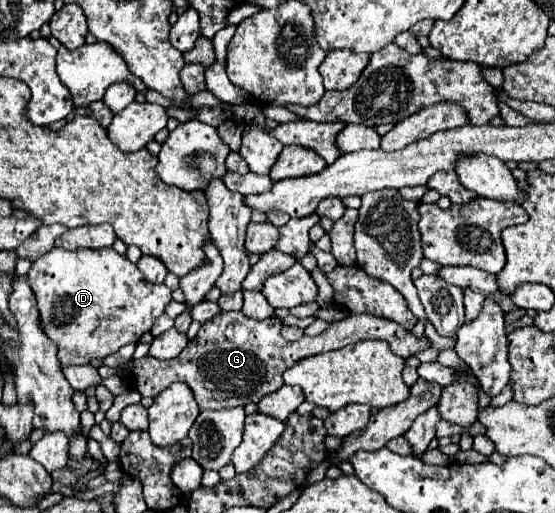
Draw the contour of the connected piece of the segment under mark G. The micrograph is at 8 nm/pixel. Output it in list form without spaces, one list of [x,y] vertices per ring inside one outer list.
[[[237,311],[219,313],[201,325],[197,337],[187,343],[179,357],[159,361],[147,355],[139,359],[137,369],[133,371],[135,389],[143,397],[157,397],[161,391],[165,391],[165,387],[181,381],[187,383],[195,393],[199,409],[225,409],[237,405],[245,407],[247,403],[257,403],[261,397],[283,387],[283,373],[297,361],[311,355],[335,351],[363,339],[383,339],[391,345],[393,353],[403,359],[429,347],[427,339],[417,339],[411,331],[405,331],[397,323],[373,315],[349,315],[343,321],[331,323],[321,335],[301,337],[293,343],[281,337],[281,327],[283,323],[277,317],[255,321]]]

